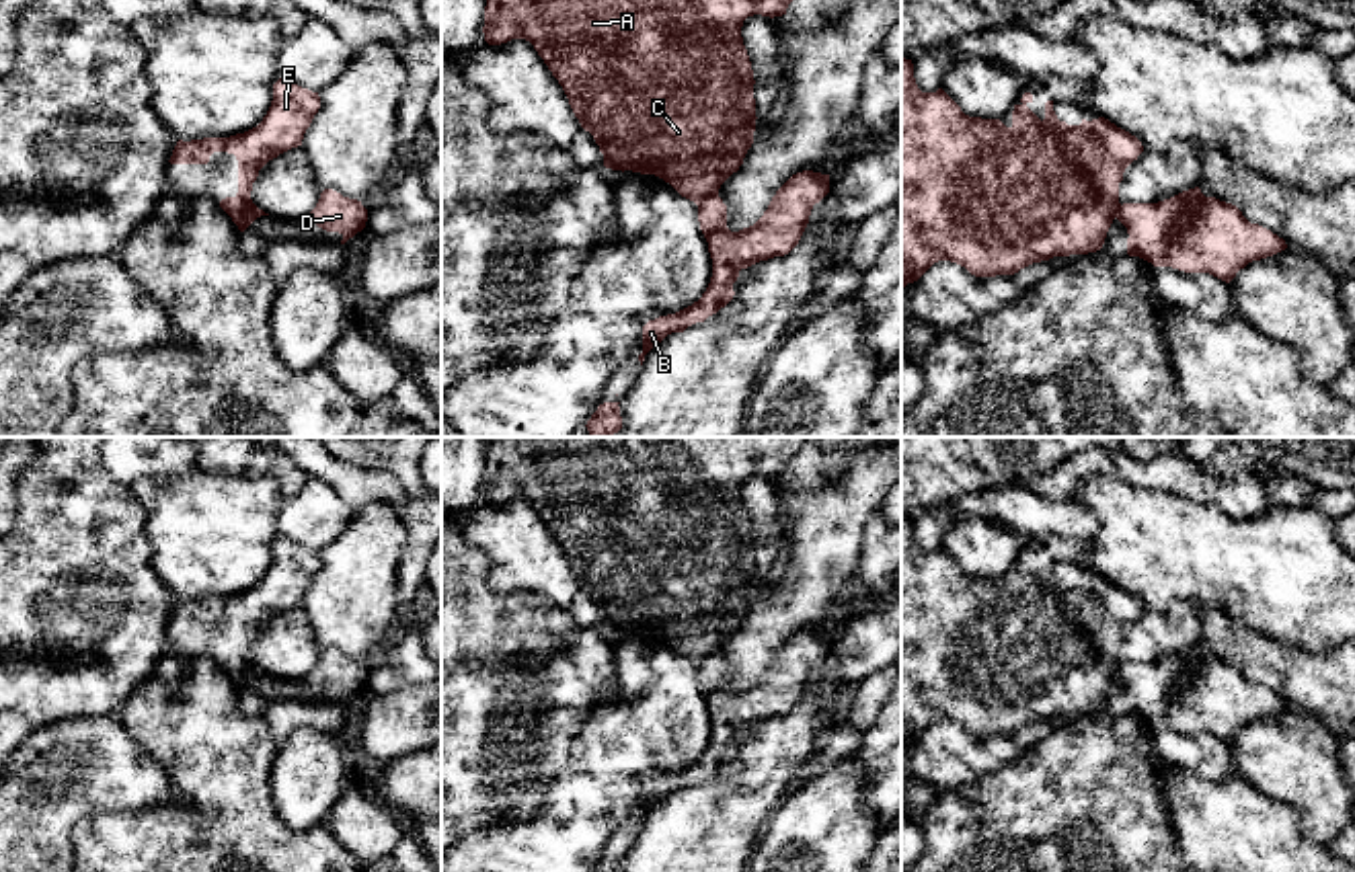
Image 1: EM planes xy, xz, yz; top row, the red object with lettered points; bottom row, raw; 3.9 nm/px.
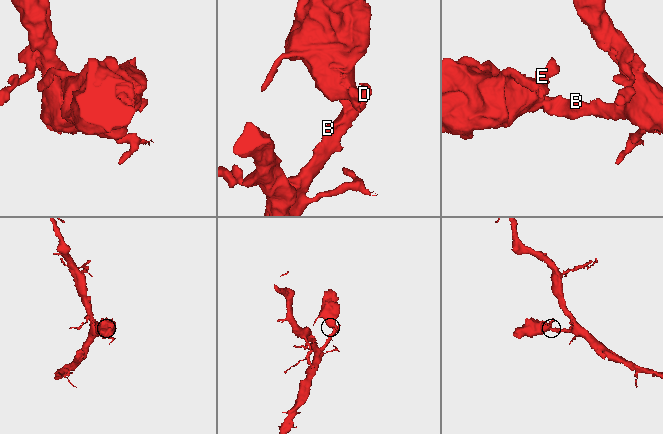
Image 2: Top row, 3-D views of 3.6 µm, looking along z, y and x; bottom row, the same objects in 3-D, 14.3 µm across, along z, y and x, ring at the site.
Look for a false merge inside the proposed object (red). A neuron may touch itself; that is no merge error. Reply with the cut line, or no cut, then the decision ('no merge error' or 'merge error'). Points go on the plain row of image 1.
xy (253, 663), (239, 688) | merge error

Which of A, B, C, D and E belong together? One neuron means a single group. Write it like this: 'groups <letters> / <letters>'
groups A C E / B D

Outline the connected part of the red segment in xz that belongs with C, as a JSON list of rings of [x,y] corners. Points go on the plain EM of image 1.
[[[487,437],[485,501],[501,505],[511,499],[526,499],[534,505],[552,536],[563,546],[569,564],[581,587],[589,591],[604,613],[604,626],[655,634],[669,642],[682,657],[696,665],[719,652],[721,644],[739,630],[756,591],[753,529],[743,505],[741,486],[747,476],[782,476],[788,464],[805,445],[807,437]]]

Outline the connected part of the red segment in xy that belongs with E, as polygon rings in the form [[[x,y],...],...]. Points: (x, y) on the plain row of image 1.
[[[279,538],[273,544],[273,560],[263,581],[230,597],[179,599],[170,624],[207,624],[214,611],[234,613],[238,620],[238,652],[220,661],[220,667],[242,685],[253,667],[250,650],[259,630],[279,613],[302,605],[304,593],[320,568],[318,552]]]

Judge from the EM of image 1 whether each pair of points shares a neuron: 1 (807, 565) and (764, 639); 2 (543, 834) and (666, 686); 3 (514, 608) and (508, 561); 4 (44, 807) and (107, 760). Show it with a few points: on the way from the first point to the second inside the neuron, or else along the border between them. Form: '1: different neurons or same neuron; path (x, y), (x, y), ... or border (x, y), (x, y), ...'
1: same neuron; path (807, 583), (807, 589), (777, 620)
2: same neuron; path (573, 799), (645, 725)
3: different neurons; border (483, 552), (493, 589), (538, 591), (557, 606)
4: same neuron; path (60, 795), (91, 766)

